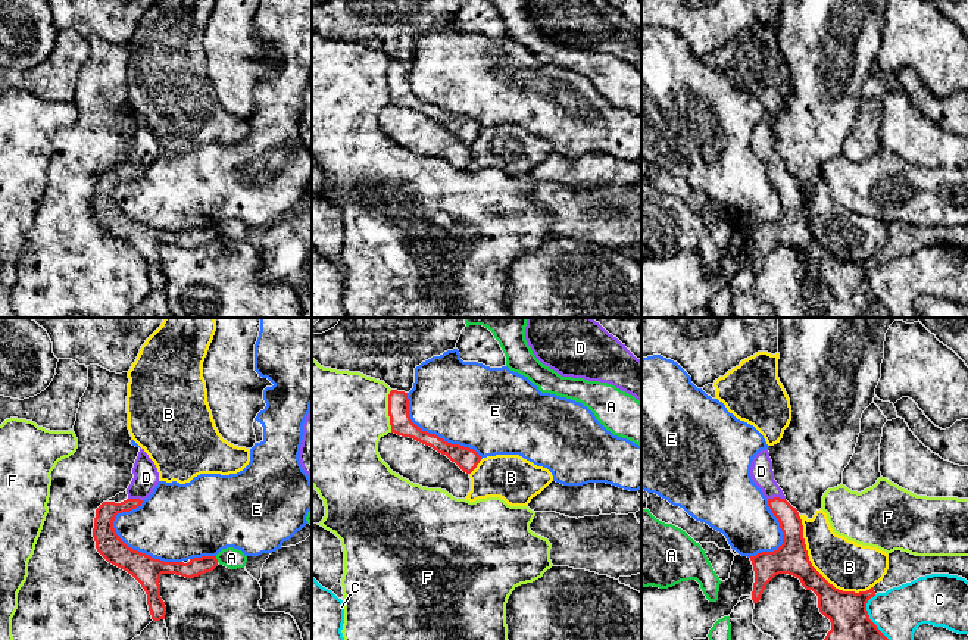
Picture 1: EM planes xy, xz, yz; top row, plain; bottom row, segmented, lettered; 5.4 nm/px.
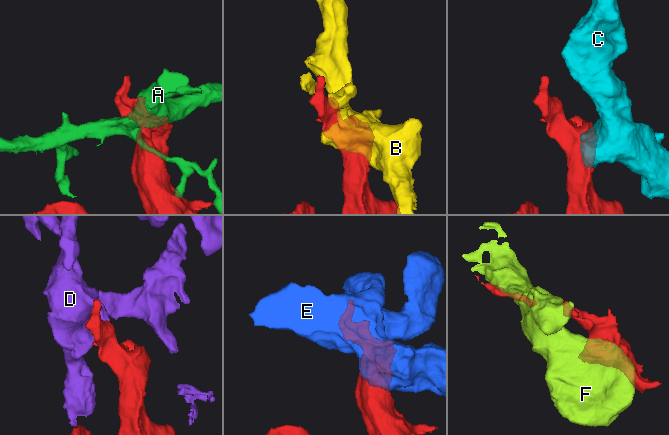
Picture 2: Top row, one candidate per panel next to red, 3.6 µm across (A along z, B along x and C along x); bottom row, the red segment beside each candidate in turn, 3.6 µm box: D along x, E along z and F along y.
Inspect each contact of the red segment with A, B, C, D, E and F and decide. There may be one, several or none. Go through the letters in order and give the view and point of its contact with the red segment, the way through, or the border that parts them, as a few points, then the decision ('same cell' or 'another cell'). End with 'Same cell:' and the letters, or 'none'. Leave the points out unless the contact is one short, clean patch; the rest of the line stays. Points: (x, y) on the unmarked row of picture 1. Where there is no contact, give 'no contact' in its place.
A: xy (216, 230) | along xy (215, 227), (218, 231) | another cell
B: yz (815, 240) | another cell
C: yz (871, 292) | another cell
D: yz (776, 168) | across yz (790, 193), (776, 168), (761, 141) | same cell
E: xy (140, 222) | another cell
F: xz (389, 81) | another cell
Same cell: D

